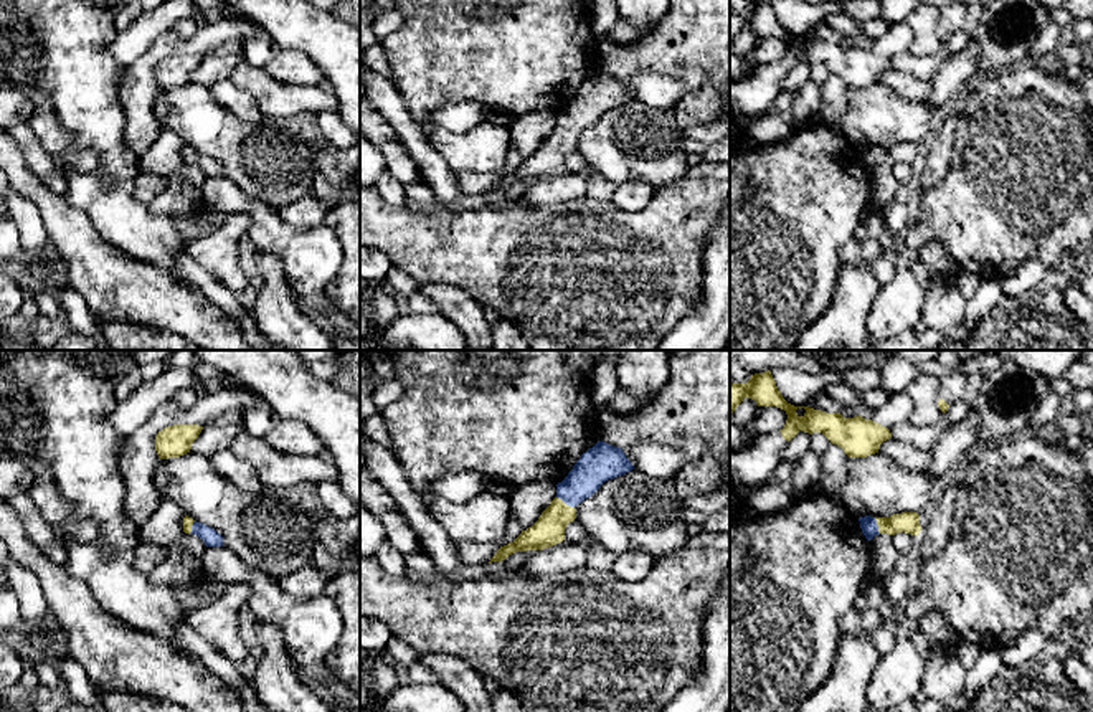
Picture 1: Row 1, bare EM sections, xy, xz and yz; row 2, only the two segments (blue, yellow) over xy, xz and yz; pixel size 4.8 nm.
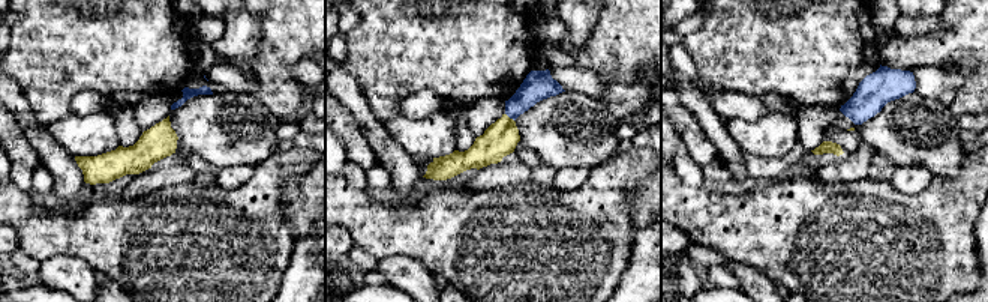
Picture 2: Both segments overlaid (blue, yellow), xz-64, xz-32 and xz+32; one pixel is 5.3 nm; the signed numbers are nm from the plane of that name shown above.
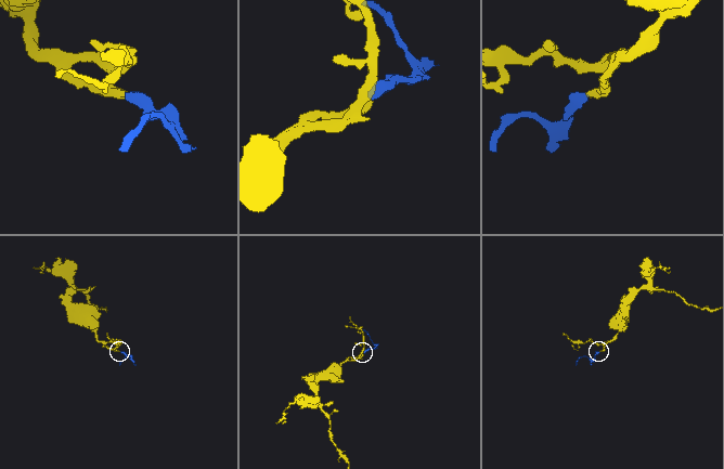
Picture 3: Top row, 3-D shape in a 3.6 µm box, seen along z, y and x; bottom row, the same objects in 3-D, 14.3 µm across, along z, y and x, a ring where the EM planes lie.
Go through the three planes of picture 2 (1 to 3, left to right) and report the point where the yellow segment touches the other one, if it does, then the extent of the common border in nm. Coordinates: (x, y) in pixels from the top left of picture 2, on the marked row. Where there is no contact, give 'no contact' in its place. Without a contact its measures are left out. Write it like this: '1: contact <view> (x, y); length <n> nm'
1: no contact
2: contact xz-32 (510, 117); length 60 nm
3: no contact

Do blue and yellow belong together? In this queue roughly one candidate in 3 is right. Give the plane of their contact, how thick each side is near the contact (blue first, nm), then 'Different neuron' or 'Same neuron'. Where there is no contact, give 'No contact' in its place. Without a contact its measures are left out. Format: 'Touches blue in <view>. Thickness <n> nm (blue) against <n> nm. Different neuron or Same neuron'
Touches blue in xz. Thickness 180 nm (blue) against 150 nm. Same neuron

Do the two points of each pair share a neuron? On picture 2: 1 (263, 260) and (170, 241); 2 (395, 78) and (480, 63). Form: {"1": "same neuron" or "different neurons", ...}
{"1": "same neuron", "2": "same neuron"}

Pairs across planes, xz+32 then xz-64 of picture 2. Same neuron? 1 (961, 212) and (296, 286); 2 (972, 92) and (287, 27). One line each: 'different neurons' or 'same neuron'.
1: different neurons
2: same neuron

